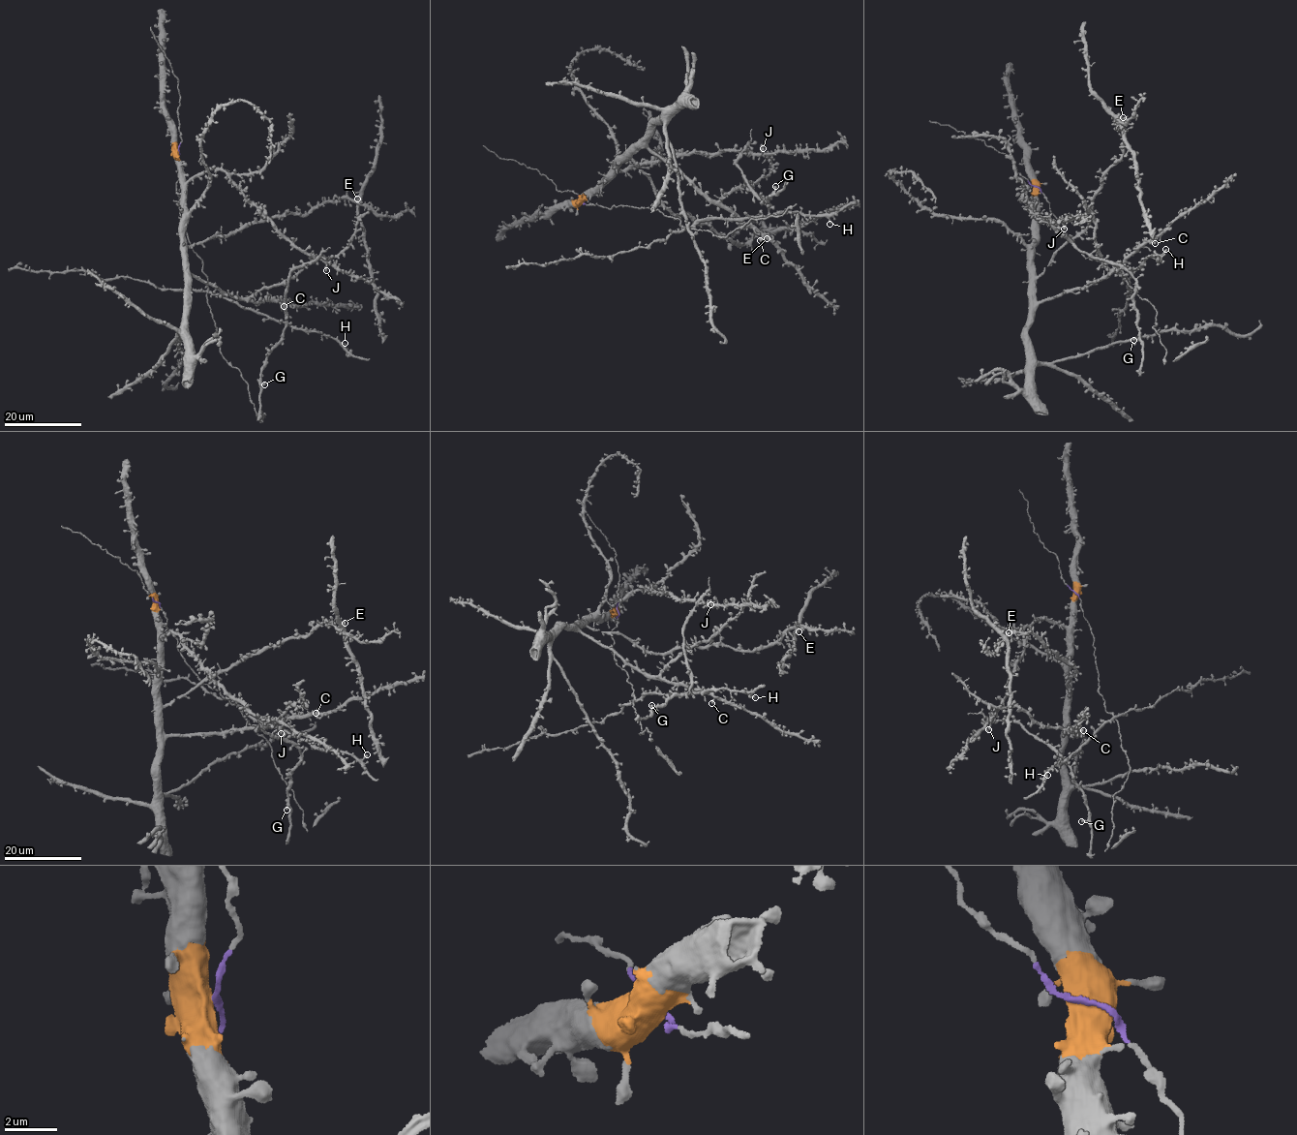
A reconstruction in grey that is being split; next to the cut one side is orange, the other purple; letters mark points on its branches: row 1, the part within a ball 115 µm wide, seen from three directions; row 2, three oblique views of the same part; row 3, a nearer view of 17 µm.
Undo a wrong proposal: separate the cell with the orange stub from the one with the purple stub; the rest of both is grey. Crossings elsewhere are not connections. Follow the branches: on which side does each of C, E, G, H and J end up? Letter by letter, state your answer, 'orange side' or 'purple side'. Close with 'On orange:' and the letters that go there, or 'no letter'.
C: orange side
E: orange side
G: orange side
H: purple side
J: orange side
On orange: C, E, G, J

